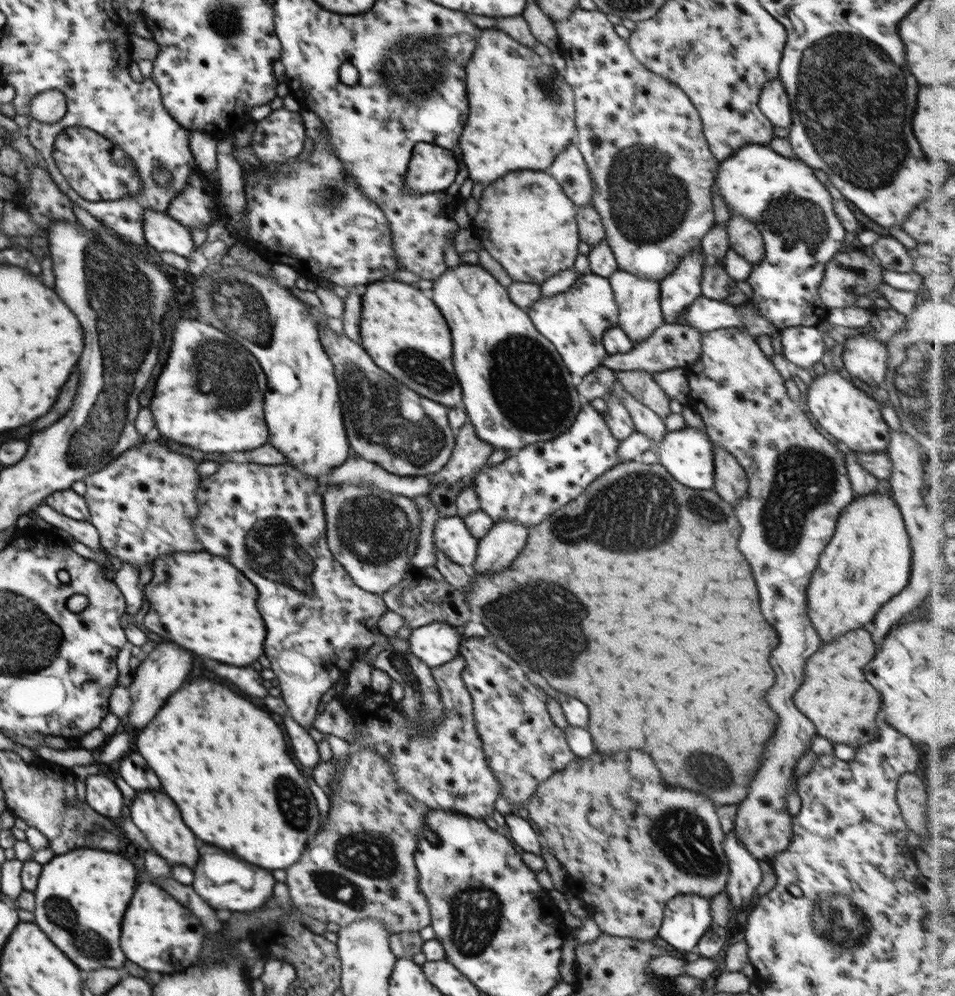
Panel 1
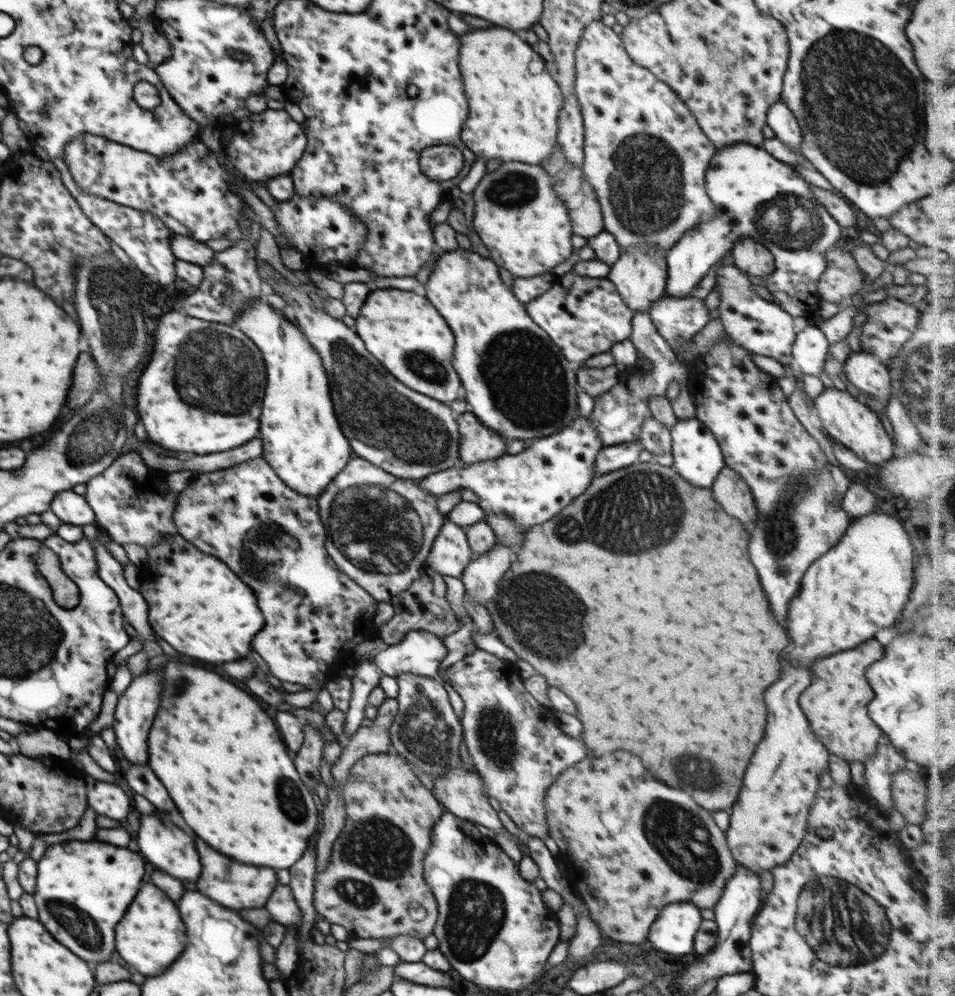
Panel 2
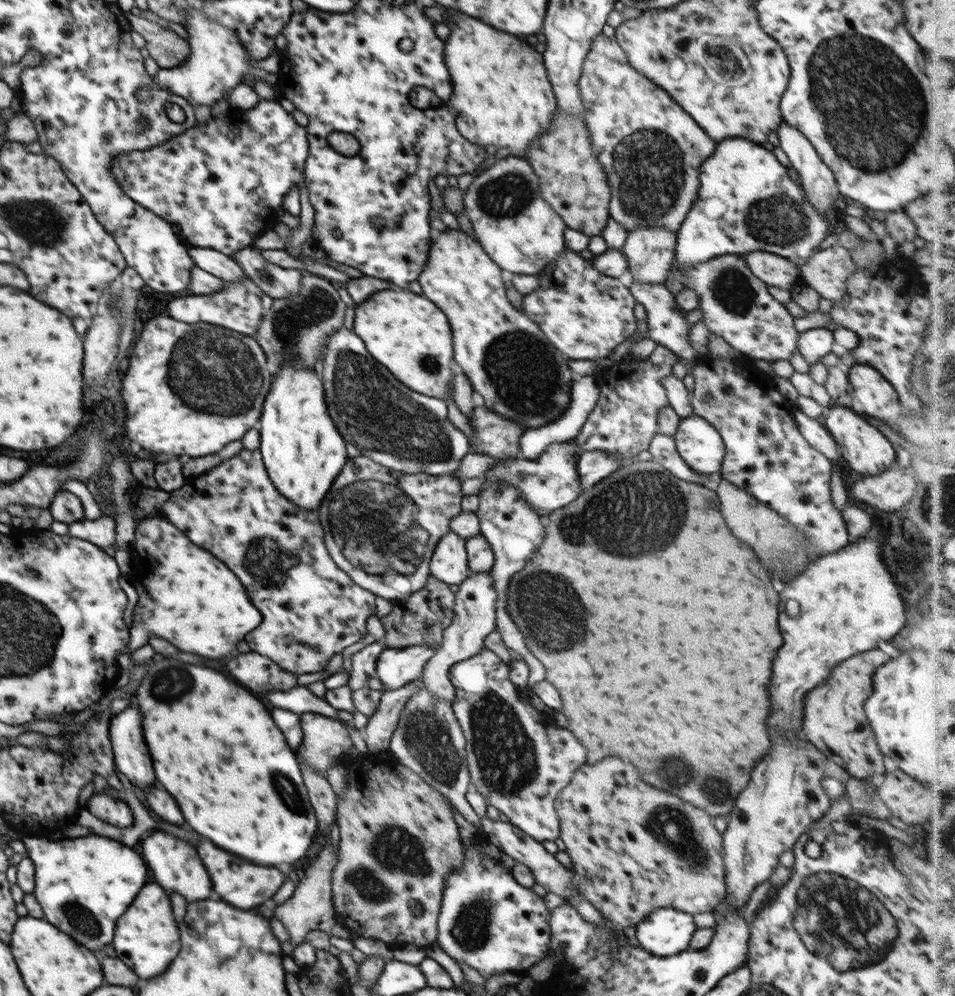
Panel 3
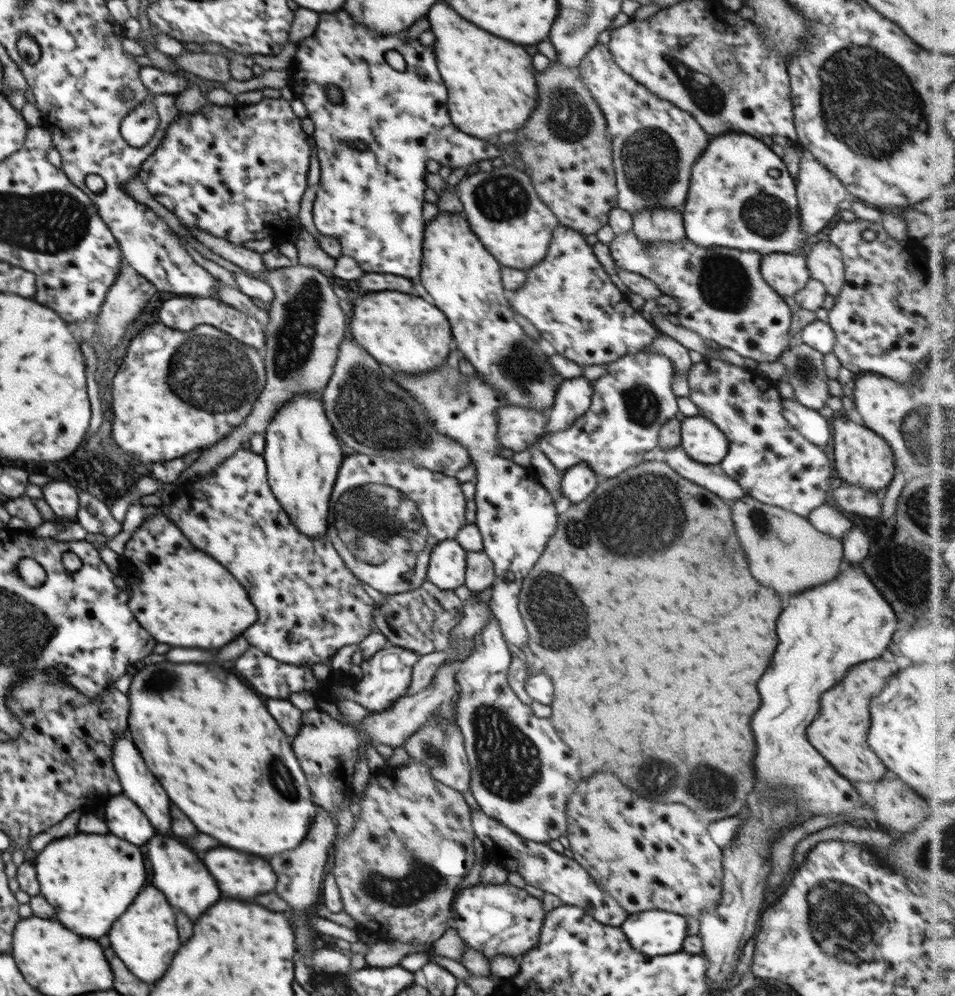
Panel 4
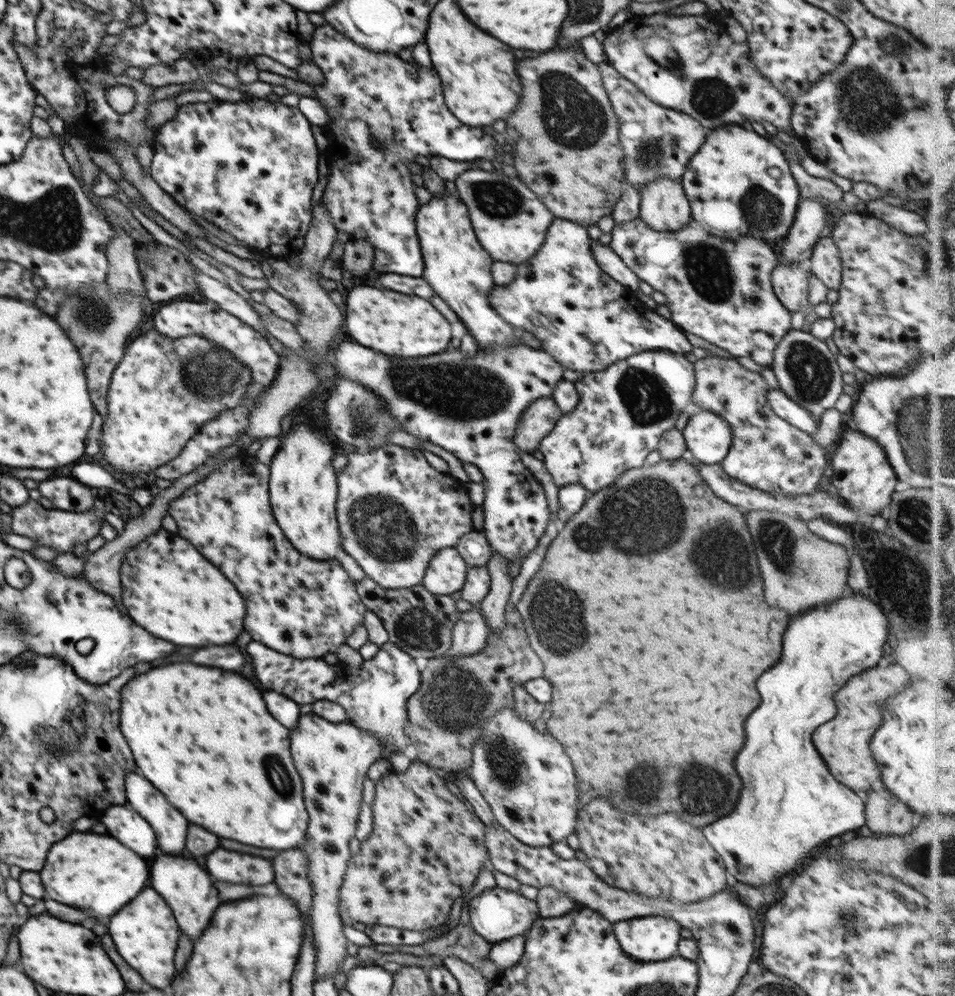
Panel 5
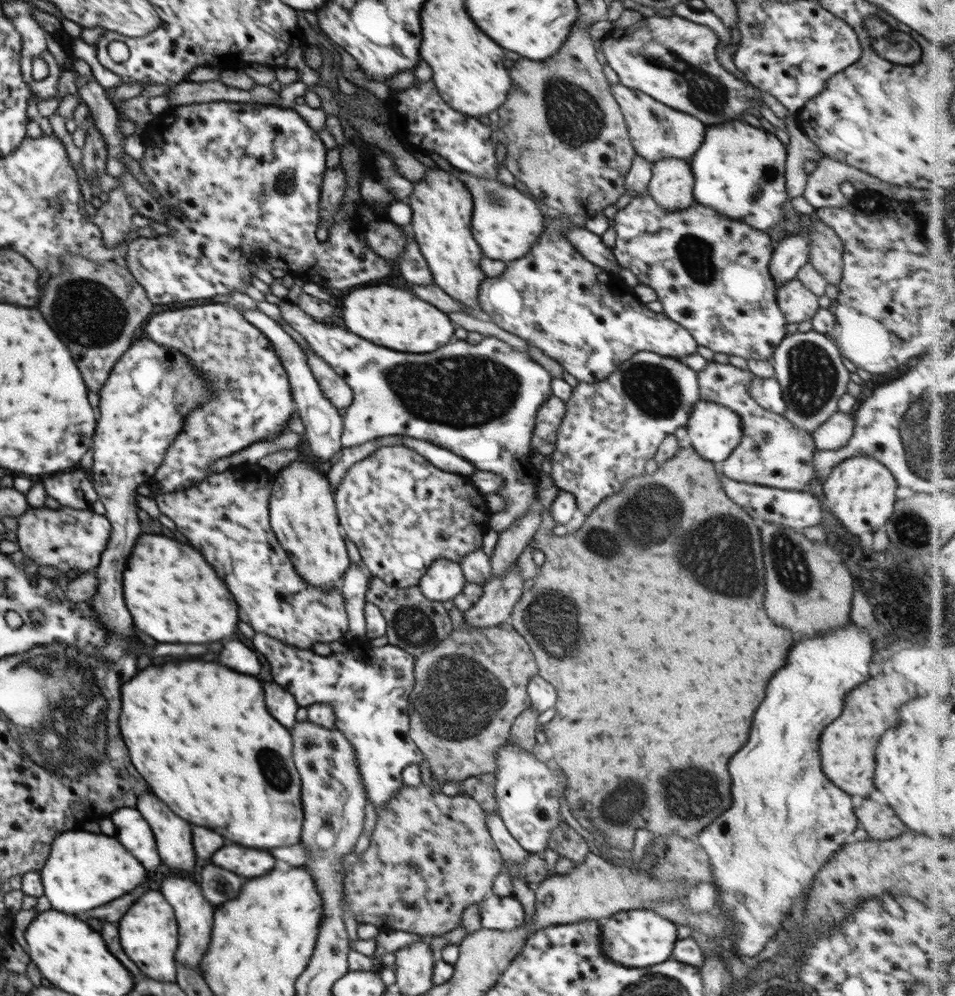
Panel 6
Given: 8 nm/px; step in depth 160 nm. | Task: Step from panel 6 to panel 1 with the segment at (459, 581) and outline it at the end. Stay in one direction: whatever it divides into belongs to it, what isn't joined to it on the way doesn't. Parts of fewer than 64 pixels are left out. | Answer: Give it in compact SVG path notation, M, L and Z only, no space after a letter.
M456 515L436 521L433 543L452 563L469 569L475 561L479 540L470 534L463 519Z

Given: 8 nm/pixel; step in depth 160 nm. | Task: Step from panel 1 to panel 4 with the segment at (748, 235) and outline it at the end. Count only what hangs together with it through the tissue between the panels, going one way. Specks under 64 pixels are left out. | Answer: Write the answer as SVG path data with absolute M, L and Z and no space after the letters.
M775 252L763 255L764 280L783 298L794 296L811 279L805 255Z

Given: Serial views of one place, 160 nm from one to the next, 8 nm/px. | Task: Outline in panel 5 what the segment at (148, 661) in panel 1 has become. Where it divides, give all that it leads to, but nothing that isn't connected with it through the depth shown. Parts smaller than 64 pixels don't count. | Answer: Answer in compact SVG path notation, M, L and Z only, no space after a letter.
M138 771L127 772L125 787L128 804L138 814L142 815L142 818L155 831L157 845L159 846L158 850L163 852L163 854L180 854L184 850L184 846L186 846L186 832L188 832L186 818L176 808L172 808L166 802L166 798Z

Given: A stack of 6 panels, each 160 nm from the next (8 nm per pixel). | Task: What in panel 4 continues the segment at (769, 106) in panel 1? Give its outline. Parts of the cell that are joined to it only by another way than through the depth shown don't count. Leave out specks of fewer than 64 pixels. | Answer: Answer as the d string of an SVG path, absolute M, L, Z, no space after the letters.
M802 146L796 147L802 152L802 159L799 174L796 176L797 180L797 199L800 214L800 221L802 221L802 231L805 234L822 235L826 232L826 226L832 220L840 209L838 204L842 201L850 199L850 194L846 187L832 174L825 166L816 161L810 153L805 152Z

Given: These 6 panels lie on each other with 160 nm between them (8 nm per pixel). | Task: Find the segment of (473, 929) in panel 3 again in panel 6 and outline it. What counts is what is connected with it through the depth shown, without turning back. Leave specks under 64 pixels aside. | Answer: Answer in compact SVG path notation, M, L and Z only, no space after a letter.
M492 894L479 902L484 929L512 930L525 923L525 910L514 896Z

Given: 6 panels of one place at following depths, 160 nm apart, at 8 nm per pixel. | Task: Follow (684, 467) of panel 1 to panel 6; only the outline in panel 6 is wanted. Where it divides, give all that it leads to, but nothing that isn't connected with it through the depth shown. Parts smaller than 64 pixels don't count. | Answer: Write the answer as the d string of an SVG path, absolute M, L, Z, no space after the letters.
M700 399L692 408L689 414L687 422L687 443L694 447L694 450L704 460L710 462L722 462L726 460L732 454L732 451L738 446L738 443L742 440L743 426L740 416L736 412L731 411L730 408L726 408L723 404L718 404L714 401L707 401Z

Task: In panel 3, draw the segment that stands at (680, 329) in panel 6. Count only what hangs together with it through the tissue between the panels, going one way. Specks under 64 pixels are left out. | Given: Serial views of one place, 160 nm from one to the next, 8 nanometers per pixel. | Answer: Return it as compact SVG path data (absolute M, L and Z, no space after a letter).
M566 247L551 263L551 269L542 269L536 275L539 280L538 288L523 298L524 313L532 319L544 331L546 338L568 360L606 361L607 356L614 352L616 346L620 346L637 331L635 317L636 299L629 288L622 285L619 279L602 274L594 268L592 260L584 259L579 252Z

